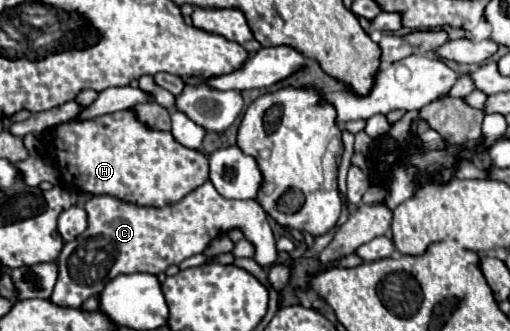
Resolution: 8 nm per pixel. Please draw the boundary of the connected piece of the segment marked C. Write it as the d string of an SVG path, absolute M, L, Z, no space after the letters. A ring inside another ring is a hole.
M209 179L183 199L165 207L143 207L113 195L97 195L85 203L85 209L89 215L87 231L71 243L65 243L57 257L59 277L49 301L59 307L81 307L85 299L97 295L119 273L165 273L169 265L179 265L183 259L203 253L215 237L229 229L239 229L253 243L253 259L259 267L267 269L279 259L261 205L255 199L225 199Z

